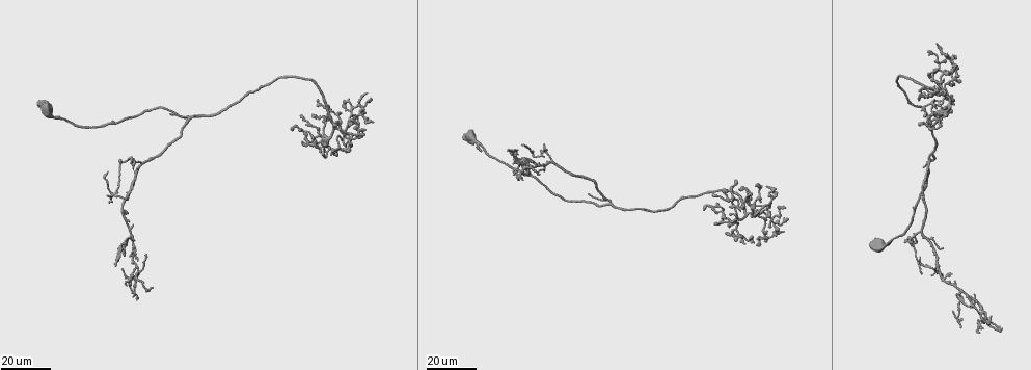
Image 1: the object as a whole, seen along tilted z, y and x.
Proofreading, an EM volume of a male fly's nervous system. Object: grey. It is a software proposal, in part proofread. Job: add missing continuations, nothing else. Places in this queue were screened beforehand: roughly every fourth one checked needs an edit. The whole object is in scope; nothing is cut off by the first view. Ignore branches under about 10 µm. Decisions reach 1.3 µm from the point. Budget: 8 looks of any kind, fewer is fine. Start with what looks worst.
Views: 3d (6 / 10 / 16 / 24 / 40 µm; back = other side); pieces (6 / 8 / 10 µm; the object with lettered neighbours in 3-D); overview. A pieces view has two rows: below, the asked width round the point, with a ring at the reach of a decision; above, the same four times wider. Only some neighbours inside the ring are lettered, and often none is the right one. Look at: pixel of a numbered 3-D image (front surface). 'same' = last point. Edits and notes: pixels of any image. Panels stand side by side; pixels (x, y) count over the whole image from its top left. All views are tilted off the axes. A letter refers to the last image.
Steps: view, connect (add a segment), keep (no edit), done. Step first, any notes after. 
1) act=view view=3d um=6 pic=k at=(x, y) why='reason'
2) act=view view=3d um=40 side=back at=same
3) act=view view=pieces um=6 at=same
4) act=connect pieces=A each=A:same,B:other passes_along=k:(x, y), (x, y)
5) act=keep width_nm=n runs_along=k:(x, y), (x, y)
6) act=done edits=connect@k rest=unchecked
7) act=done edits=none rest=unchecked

act=view view=3d um=16 pic=1 at=(480, 150) why='free end'

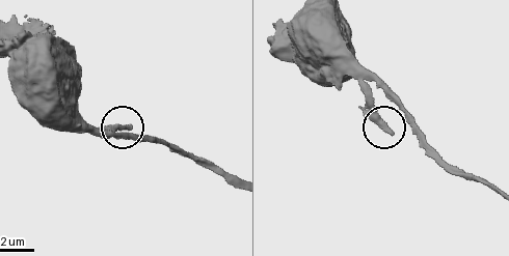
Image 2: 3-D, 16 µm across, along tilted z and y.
act=view view=pieces um=8 pic=2 at=(128, 126)

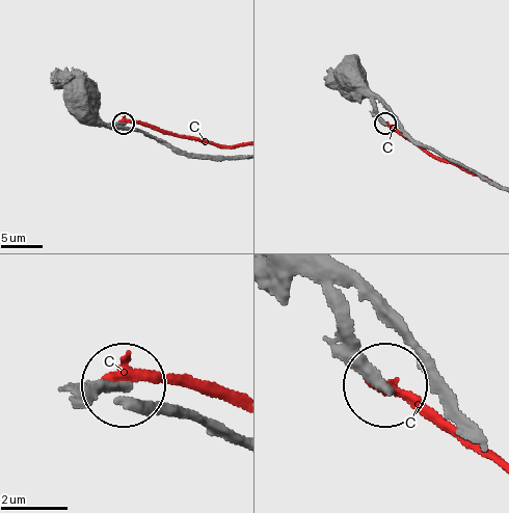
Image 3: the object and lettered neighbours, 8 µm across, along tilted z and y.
act=keep width_nm=270 each=C:other runs_along=3:(313, 272), (349, 341), (383, 380) found='none of them fits'

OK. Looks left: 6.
act=view view=3d um=16 pic=1 at=(725, 191) why='branch stops here'

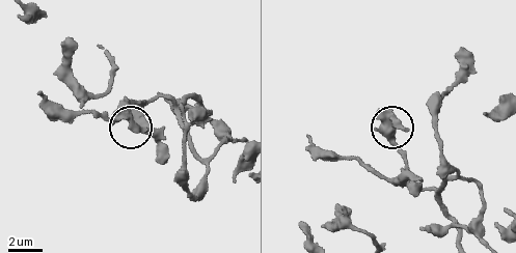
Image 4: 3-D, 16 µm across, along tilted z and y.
act=view view=pieces um=10 pic=4 at=(143, 131)

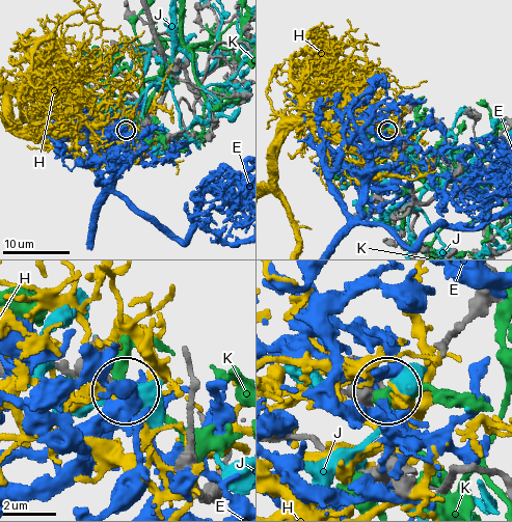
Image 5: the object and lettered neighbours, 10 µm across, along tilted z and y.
act=keep each=E:other,H:other,J:other,K:other found='none of them fits'

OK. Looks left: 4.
act=view view=3d um=24 pic=1 at=(513, 162) why='branch stops here'

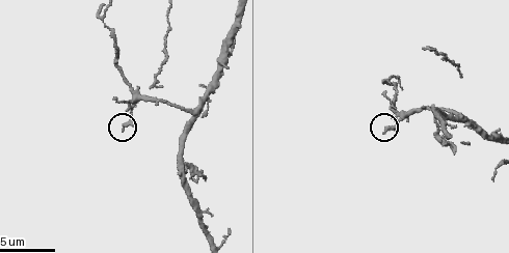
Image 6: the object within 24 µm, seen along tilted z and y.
act=view view=pieces um=10 pic=6 at=(382, 132) why='see the neighbours'

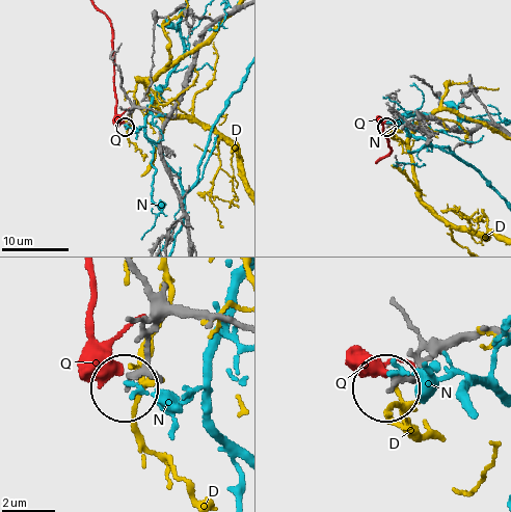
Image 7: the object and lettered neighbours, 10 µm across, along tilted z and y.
act=keep width_nm=190 each=D:other,N:other,Q:other runs_along=7:(191, 65), (171, 110), (161, 113), (134, 108), (126, 125) found='no lettered segment goes on from it'

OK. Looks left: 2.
act=done edits=none rest=unchecked

